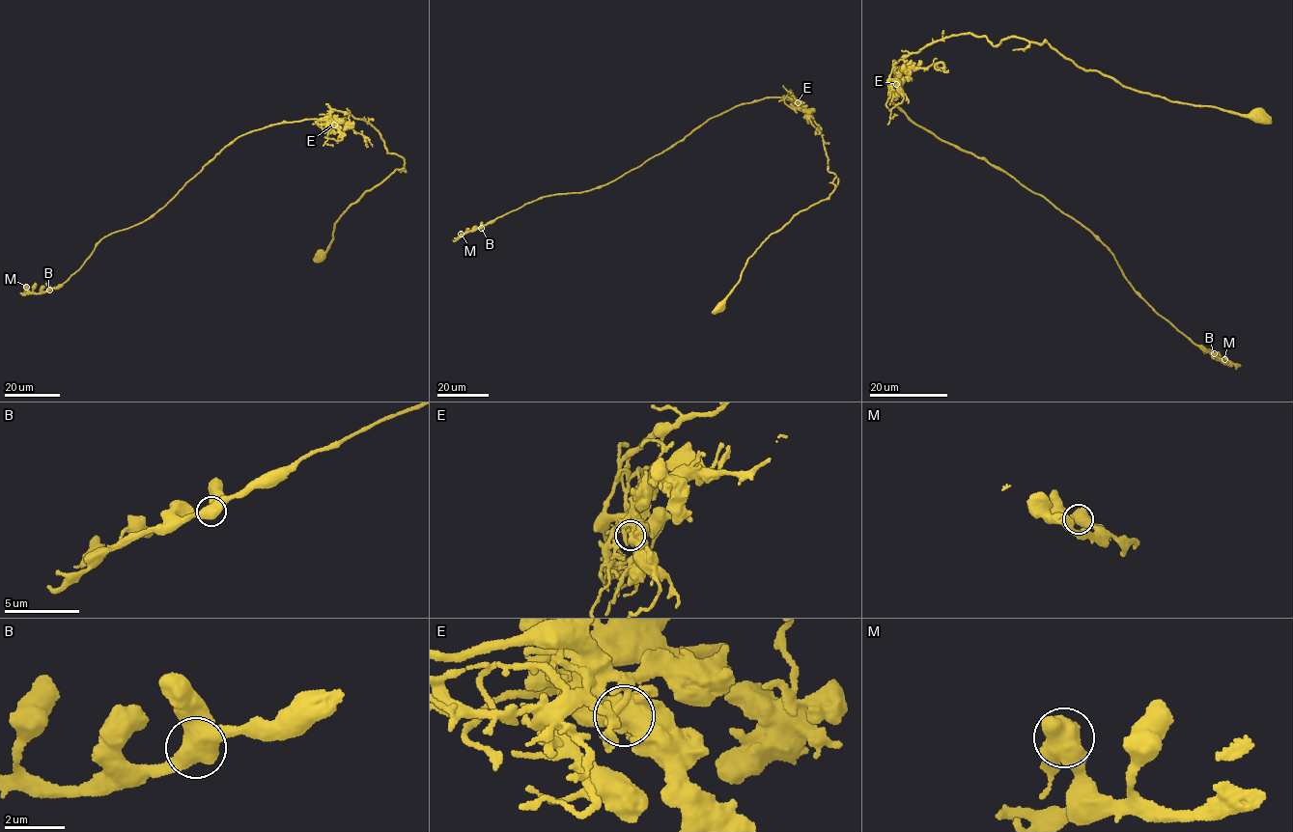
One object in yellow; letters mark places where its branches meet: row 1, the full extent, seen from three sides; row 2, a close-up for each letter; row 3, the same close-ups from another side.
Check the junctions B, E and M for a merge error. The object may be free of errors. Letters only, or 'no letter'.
no letter

